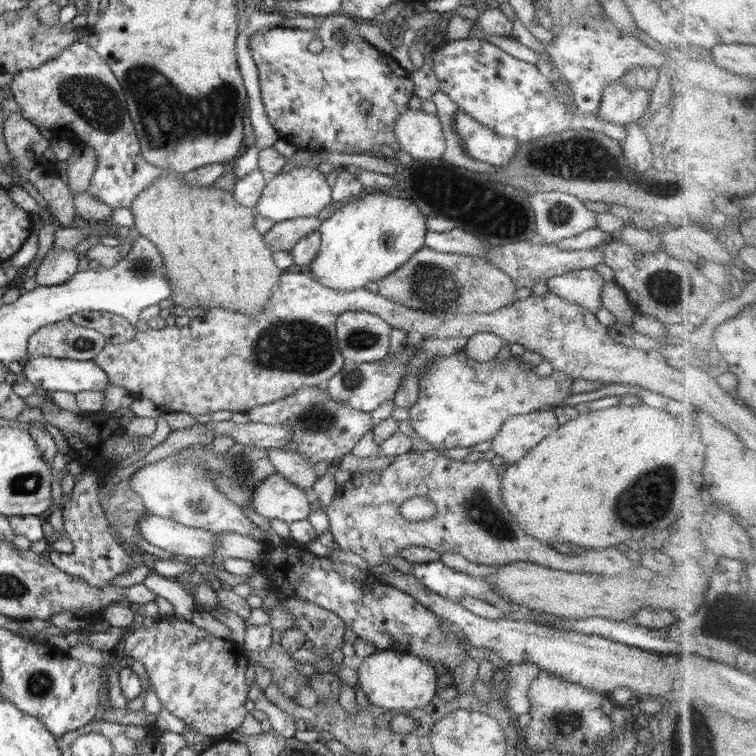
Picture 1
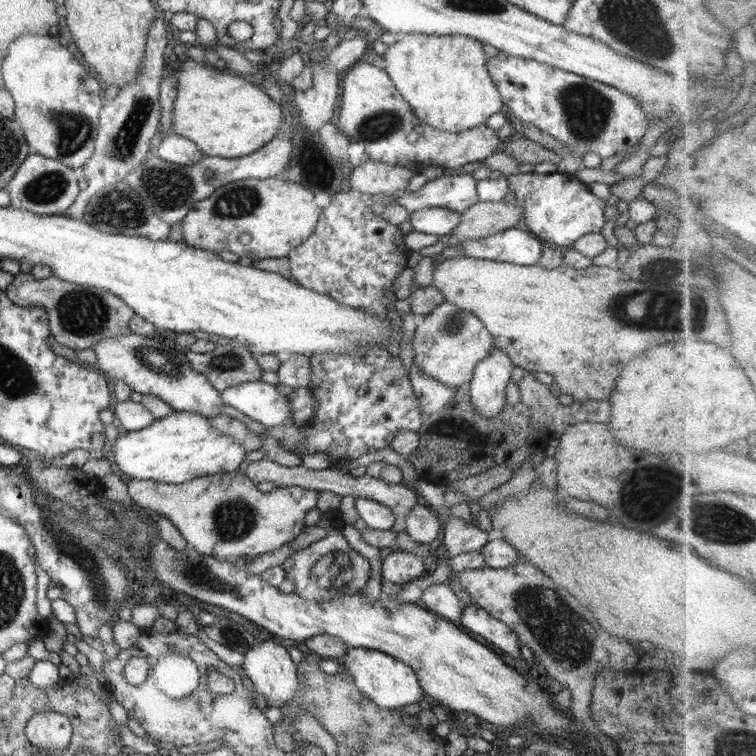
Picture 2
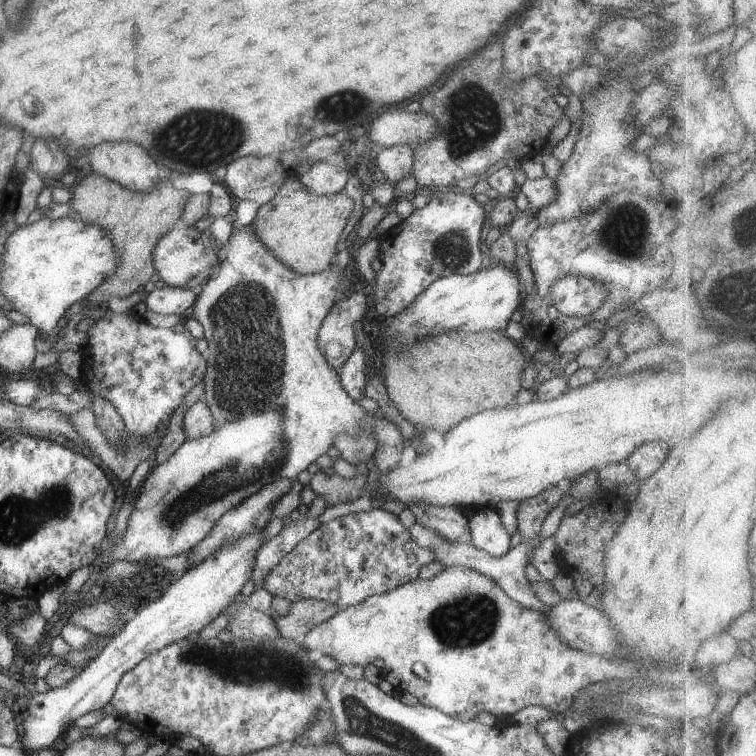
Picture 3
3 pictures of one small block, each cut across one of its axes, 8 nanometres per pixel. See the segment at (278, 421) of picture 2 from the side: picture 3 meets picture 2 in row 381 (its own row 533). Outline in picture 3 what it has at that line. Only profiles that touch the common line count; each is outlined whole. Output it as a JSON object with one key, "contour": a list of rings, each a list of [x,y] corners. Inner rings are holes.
{"contour":[[[261,531],[225,547],[196,567],[177,576],[171,586],[157,600],[147,602],[129,618],[122,630],[109,640],[109,644],[80,674],[64,687],[50,689],[46,693],[30,690],[30,702],[20,716],[19,742],[25,754],[50,749],[55,740],[65,734],[74,722],[95,710],[103,709],[121,683],[122,676],[137,666],[150,654],[160,651],[171,643],[196,637],[240,594],[250,579],[255,566],[258,548],[265,543]]]}

